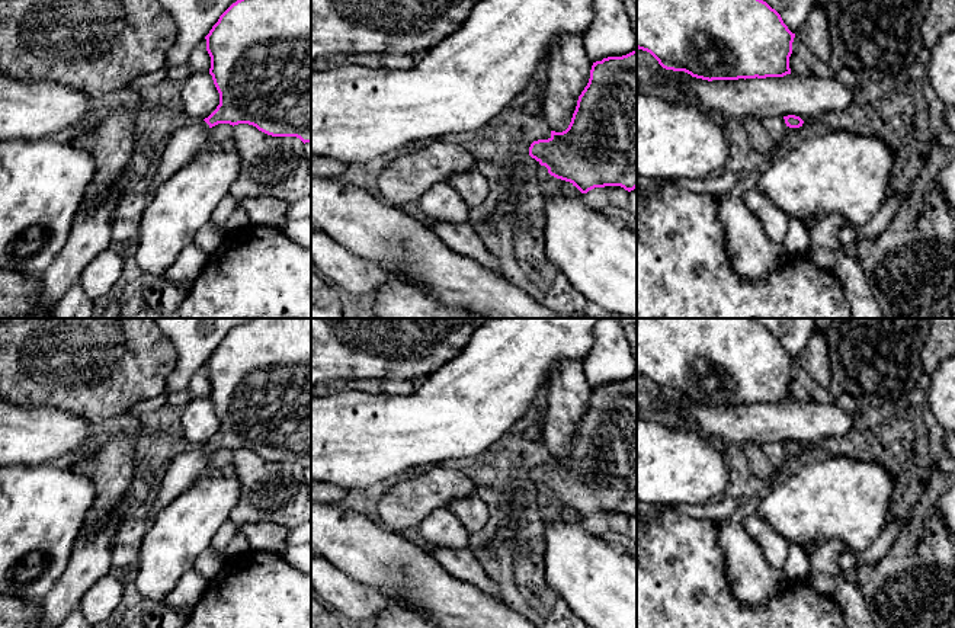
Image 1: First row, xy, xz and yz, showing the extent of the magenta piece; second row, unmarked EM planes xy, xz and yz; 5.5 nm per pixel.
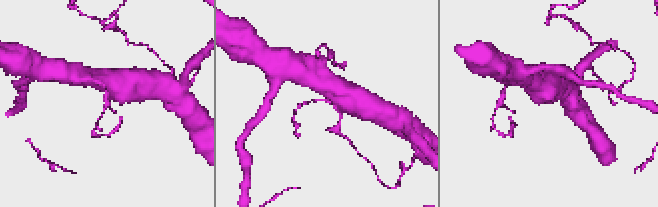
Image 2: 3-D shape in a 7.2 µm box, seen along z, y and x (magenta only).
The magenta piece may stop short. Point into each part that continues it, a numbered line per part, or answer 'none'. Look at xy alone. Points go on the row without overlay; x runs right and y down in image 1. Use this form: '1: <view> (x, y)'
1: xy (186, 468)

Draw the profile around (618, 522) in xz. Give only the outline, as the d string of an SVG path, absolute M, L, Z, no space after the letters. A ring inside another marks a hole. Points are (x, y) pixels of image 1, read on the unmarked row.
M605 512L609 528L618 534L628 534L629 529L629 518L621 512Z

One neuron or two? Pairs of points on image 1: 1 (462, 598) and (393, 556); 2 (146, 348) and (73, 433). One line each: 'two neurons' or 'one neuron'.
1: one neuron
2: two neurons

